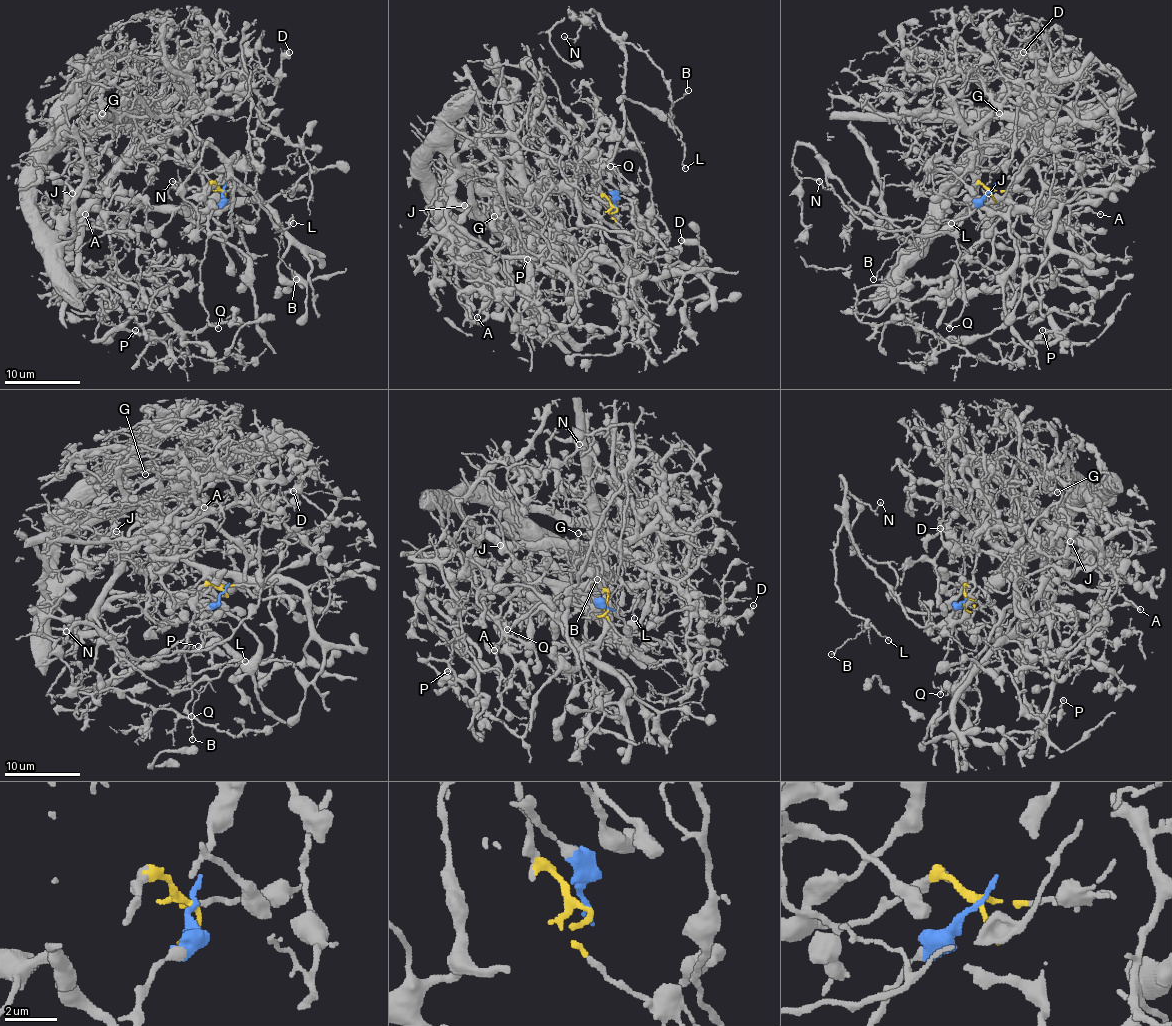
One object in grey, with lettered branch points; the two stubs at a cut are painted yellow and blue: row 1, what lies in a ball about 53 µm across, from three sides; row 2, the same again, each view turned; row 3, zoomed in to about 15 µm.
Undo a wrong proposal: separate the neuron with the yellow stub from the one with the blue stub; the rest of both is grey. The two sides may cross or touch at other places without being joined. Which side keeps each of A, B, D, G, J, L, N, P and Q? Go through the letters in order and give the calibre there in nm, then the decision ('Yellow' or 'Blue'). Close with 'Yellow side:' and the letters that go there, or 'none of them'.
A: Thickness 140 nm. Yellow
B: Thickness 110 nm. Blue
D: Thickness 150 nm. Yellow
G: Thickness 110 nm. Yellow
J: Thickness 130 nm. Yellow
L: Thickness 140 nm. Blue
N: Thickness 110 nm. Blue
P: Thickness 130 nm. Yellow
Q: Thickness 240 nm. Blue
Yellow side: A, D, G, J, P

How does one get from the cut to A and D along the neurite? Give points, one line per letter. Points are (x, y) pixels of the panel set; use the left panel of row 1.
A: (223, 192), (210, 184), (187, 213), (101, 195), (58, 247), (44, 228), (101, 214), (84, 214)
D: (223, 192), (210, 184), (204, 197), (210, 180), (179, 125), (272, 80), (289, 51)

